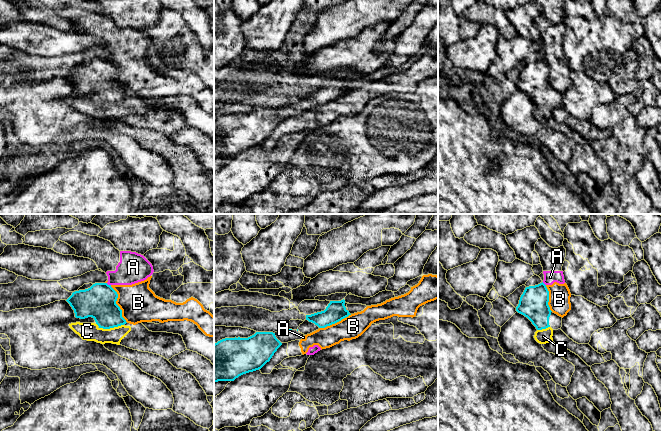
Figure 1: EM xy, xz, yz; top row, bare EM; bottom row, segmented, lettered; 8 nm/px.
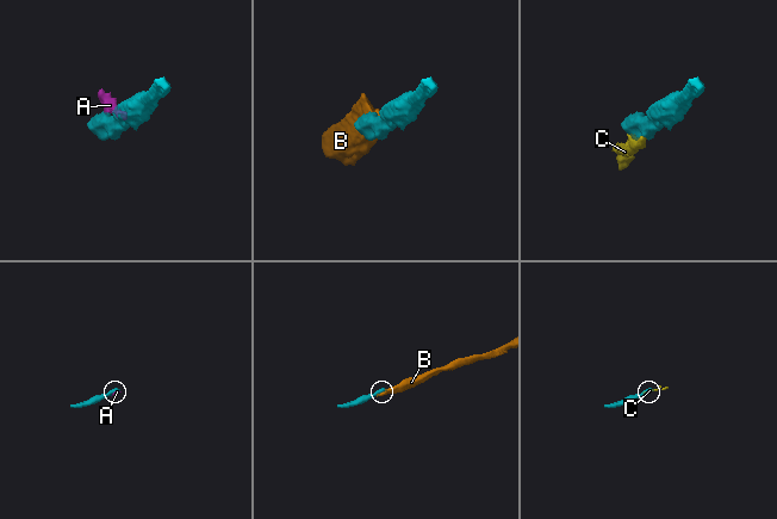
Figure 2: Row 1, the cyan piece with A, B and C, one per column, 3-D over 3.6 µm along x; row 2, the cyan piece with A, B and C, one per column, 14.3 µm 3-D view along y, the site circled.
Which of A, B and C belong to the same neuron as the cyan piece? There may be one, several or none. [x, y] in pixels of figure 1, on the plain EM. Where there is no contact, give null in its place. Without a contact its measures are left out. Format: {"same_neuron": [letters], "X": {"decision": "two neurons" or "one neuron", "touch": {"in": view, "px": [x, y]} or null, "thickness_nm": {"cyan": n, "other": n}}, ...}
{"same_neuron": ["C"], "A": {"decision": "two neurons", "touch": {"in": "xy", "px": [107, 60]}, "thickness_nm": {"cyan": 280, "other": 240}}, "B": {"decision": "two neurons", "touch": {"in": "xy", "px": [116, 80]}, "thickness_nm": {"cyan": 280, "other": 300}}, "C": {"decision": "one neuron", "touch": {"in": "xy", "px": [111, 103]}, "thickness_nm": {"cyan": 280, "other": 140}}}

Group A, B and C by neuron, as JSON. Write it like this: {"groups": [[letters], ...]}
{"groups": [["A", "B"], ["C"]]}

